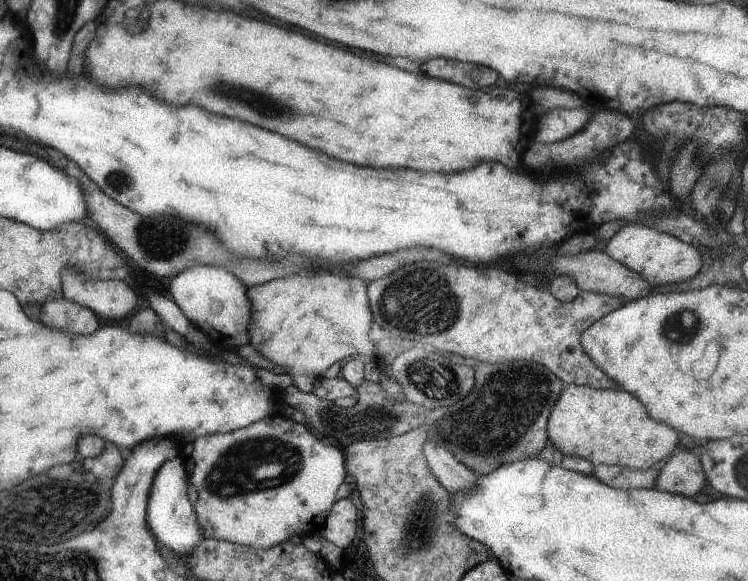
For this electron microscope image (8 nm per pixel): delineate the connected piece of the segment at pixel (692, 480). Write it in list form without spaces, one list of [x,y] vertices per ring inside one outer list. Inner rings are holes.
[[[684,449],[673,454],[656,473],[654,487],[671,494],[695,496],[705,484],[704,467],[696,450]]]

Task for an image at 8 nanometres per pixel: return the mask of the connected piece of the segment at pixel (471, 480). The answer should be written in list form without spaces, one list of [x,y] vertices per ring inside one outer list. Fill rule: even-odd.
[[[425,440],[423,448],[428,466],[440,480],[441,486],[445,486],[450,494],[464,495],[473,490],[477,478],[471,469],[467,468],[465,464],[461,464],[440,444],[433,444],[433,442]]]

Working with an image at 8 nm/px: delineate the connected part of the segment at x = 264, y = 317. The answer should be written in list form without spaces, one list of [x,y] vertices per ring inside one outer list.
[[[301,274],[271,279],[248,287],[251,303],[251,320],[248,322],[248,344],[266,360],[281,366],[289,374],[293,385],[301,392],[311,393],[313,382],[333,362],[342,362],[352,356],[373,355],[373,342],[367,332],[371,328],[371,307],[365,294],[365,282],[355,276],[339,277],[337,274]]]

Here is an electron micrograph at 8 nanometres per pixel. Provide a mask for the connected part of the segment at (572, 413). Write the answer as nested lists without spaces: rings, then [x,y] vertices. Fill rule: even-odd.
[[[565,385],[549,413],[547,431],[548,442],[563,456],[584,458],[591,464],[615,464],[637,470],[647,470],[679,444],[679,436],[673,428],[651,420],[635,398],[618,388]]]

